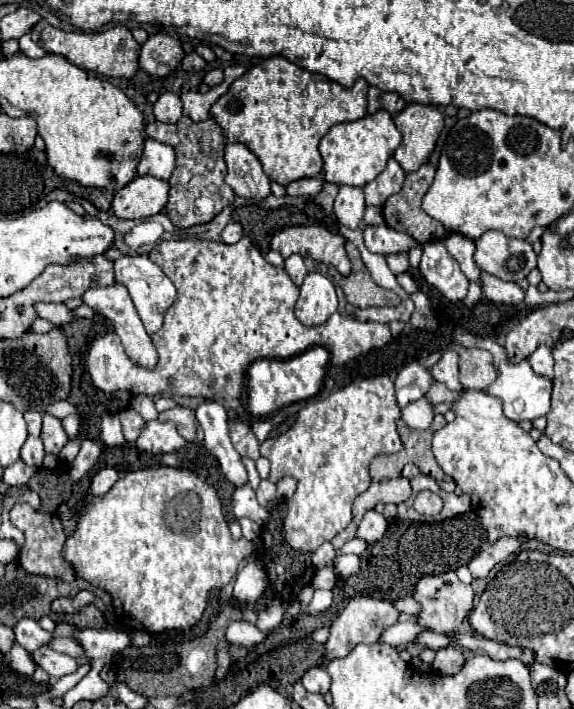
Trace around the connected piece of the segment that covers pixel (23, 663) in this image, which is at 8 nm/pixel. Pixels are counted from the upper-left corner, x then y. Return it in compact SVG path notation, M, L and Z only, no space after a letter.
M15 644L15 646L11 648L9 656L11 656L11 666L13 666L19 674L23 674L25 678L31 678L33 672L37 670L37 664L35 664L33 656L31 656L25 648L21 648L19 644Z

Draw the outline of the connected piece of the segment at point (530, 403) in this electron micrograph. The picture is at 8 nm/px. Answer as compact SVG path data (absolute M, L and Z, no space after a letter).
M455 332L453 334L453 348L461 348L461 346L475 346L475 348L485 348L493 354L493 364L497 368L497 380L487 388L487 392L493 396L499 396L503 400L503 412L509 420L517 422L517 420L535 420L539 416L545 416L549 412L549 398L551 398L551 380L537 376L527 360L521 360L519 364L511 364L505 348L499 346L495 340L491 338L481 338L469 332Z

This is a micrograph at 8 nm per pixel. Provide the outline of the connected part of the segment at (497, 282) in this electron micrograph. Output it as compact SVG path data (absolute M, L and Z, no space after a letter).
M483 274L483 294L497 304L521 304L525 292L515 282L505 282L491 274Z

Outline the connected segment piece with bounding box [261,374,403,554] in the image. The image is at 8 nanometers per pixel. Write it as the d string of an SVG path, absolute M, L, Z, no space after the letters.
M373 376L353 382L337 392L331 392L327 398L305 404L295 424L277 438L267 438L261 444L261 456L271 462L269 480L277 484L281 478L293 478L297 482L295 494L287 500L287 516L283 520L285 542L299 552L315 552L323 542L331 542L341 530L349 526L353 520L353 502L359 494L363 494L369 484L369 464L375 456L381 454L397 454L403 450L403 442L397 434L397 420L401 416L401 408L397 406L393 394L393 382L389 376Z

